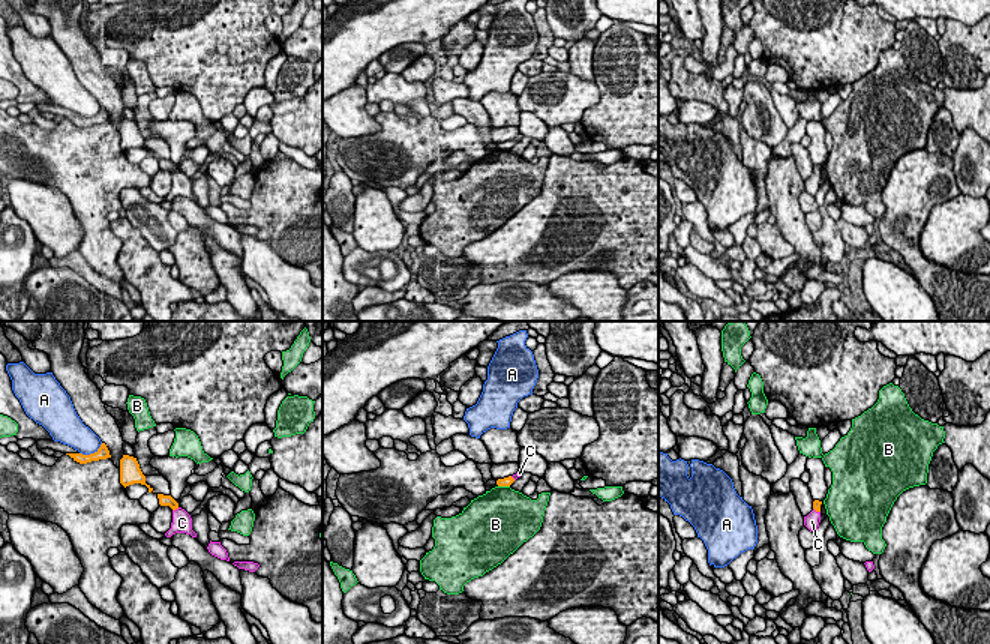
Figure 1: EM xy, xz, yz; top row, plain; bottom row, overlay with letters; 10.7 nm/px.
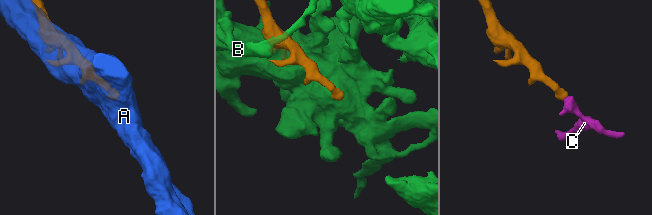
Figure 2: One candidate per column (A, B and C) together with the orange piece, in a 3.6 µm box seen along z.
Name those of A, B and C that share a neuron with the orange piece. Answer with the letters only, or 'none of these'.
C

